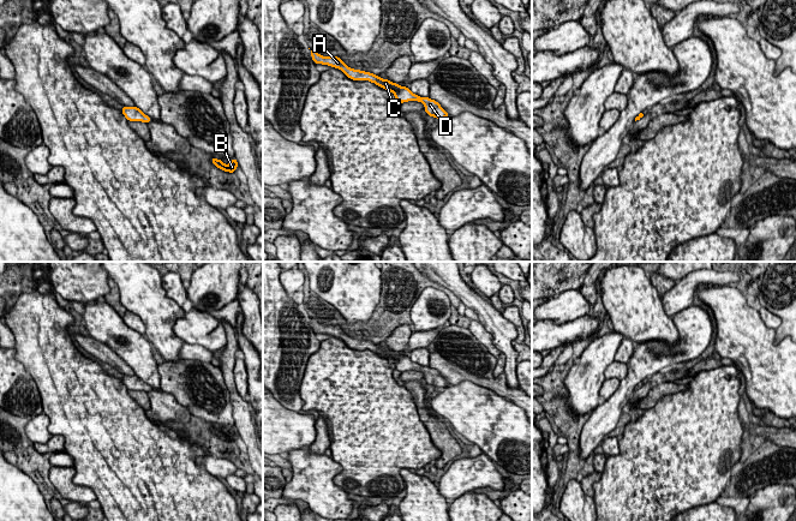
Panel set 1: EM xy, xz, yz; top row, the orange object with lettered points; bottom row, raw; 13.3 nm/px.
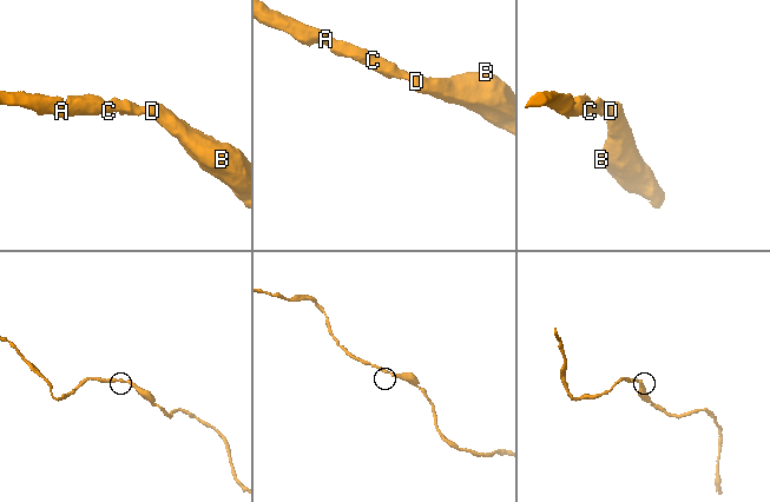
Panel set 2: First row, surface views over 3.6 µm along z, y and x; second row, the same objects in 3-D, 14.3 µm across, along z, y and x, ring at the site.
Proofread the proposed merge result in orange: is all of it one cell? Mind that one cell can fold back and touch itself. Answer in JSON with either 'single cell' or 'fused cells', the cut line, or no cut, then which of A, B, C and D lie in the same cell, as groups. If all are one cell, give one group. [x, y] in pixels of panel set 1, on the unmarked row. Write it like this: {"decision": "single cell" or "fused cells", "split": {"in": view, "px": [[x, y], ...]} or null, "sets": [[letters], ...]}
{"decision": "single cell", "split": null, "sets": [["A", "B", "C", "D"]]}

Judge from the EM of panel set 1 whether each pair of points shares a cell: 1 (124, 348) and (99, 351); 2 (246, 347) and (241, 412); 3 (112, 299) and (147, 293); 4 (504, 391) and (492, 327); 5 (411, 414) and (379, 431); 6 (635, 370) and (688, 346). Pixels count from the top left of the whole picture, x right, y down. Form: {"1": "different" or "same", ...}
{"1": "different", "2": "different", "3": "different", "4": "different", "5": "same", "6": "same"}

